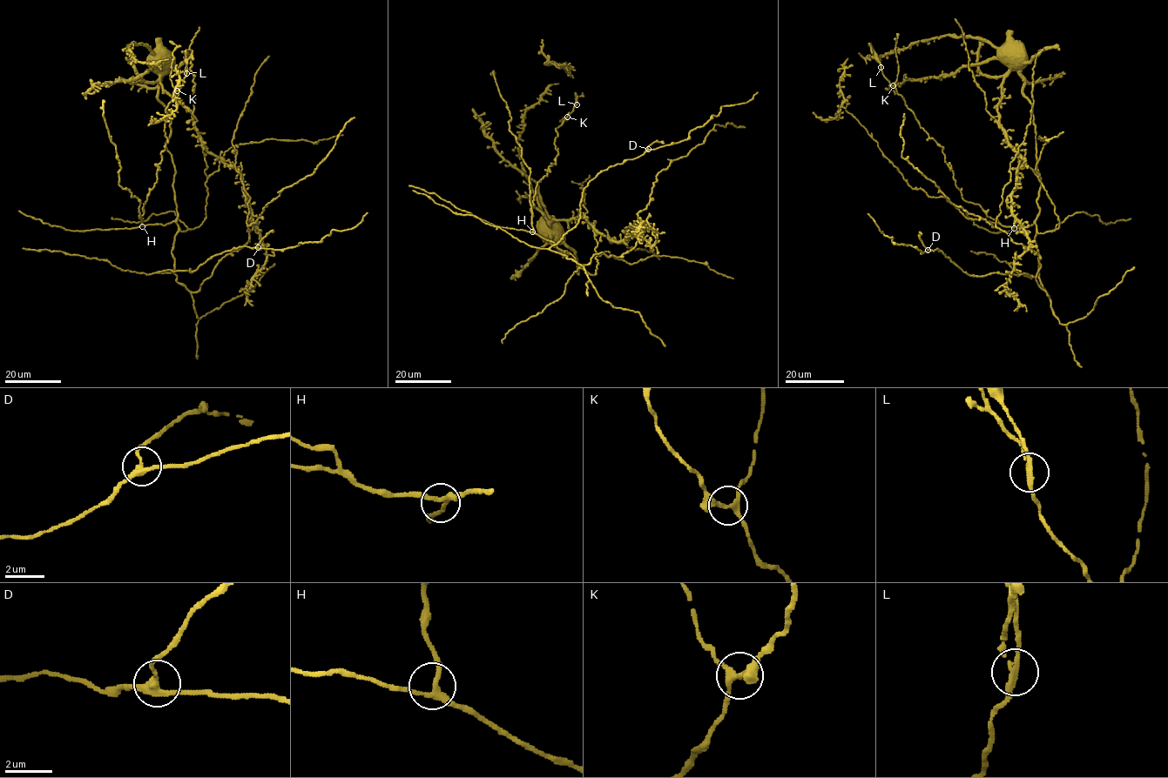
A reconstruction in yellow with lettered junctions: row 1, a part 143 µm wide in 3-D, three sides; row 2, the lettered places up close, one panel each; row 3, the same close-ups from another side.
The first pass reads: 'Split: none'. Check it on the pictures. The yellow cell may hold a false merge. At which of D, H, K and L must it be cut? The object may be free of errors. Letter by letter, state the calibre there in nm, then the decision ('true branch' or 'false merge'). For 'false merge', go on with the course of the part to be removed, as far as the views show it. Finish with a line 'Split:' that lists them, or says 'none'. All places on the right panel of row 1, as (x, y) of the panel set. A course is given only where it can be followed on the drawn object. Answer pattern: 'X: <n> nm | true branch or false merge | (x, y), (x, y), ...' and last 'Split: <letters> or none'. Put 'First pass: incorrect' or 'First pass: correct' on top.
First pass: incorrect
D: 280 nm | true branch
H: 240 nm | true branch
K: 240 nm | true branch
L: 190 nm | false merge | (881, 67), (876, 54), (868, 43)
Split: L

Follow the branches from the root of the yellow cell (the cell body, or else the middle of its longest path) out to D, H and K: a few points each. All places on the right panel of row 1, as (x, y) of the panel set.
D: (1008, 51), (1017, 50), (1035, 125), (1038, 275), (972, 276), (928, 250)
H: (1008, 51), (1014, 45), (1017, 50), (1022, 95), (1032, 105), (1040, 177), (1037, 218), (1030, 225), (1014, 228)
K: (1008, 51), (1017, 50), (1035, 125), (1039, 213), (1029, 226), (1003, 226), (962, 197), (943, 148), (893, 85)

